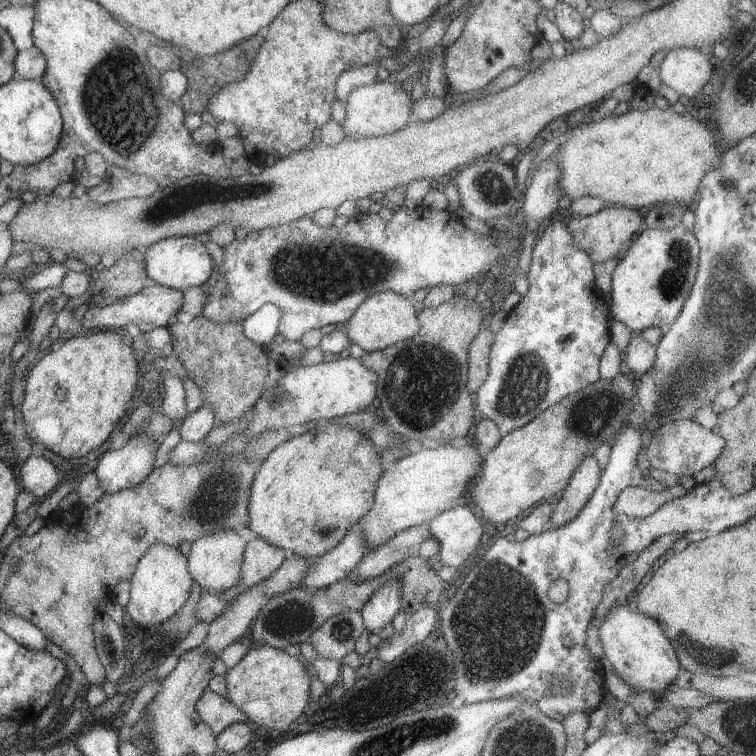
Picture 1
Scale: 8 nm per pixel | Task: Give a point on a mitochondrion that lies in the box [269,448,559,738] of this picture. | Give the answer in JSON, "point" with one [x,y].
{"point":[499,622]}

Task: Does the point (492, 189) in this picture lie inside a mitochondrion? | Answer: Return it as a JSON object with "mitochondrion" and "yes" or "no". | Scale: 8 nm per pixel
{"mitochondrion":"yes"}

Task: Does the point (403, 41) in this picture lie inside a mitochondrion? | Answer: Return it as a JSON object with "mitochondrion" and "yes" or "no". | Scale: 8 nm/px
{"mitochondrion":"no"}

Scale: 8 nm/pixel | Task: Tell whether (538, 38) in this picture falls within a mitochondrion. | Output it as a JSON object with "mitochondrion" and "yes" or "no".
{"mitochondrion":"no"}

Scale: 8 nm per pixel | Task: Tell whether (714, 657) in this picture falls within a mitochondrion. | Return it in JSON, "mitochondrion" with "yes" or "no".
{"mitochondrion":"yes"}

